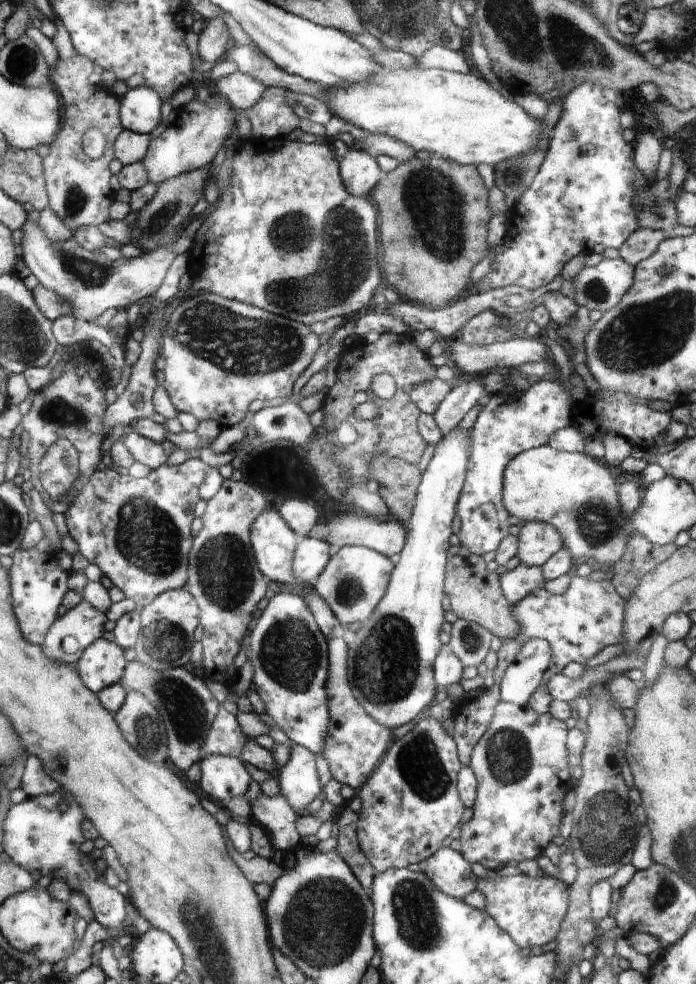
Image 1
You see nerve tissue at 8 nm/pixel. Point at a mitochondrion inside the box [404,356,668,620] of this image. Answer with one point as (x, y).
(588, 516)

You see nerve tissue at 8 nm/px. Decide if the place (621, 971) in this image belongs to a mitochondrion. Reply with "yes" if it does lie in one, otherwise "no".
no

